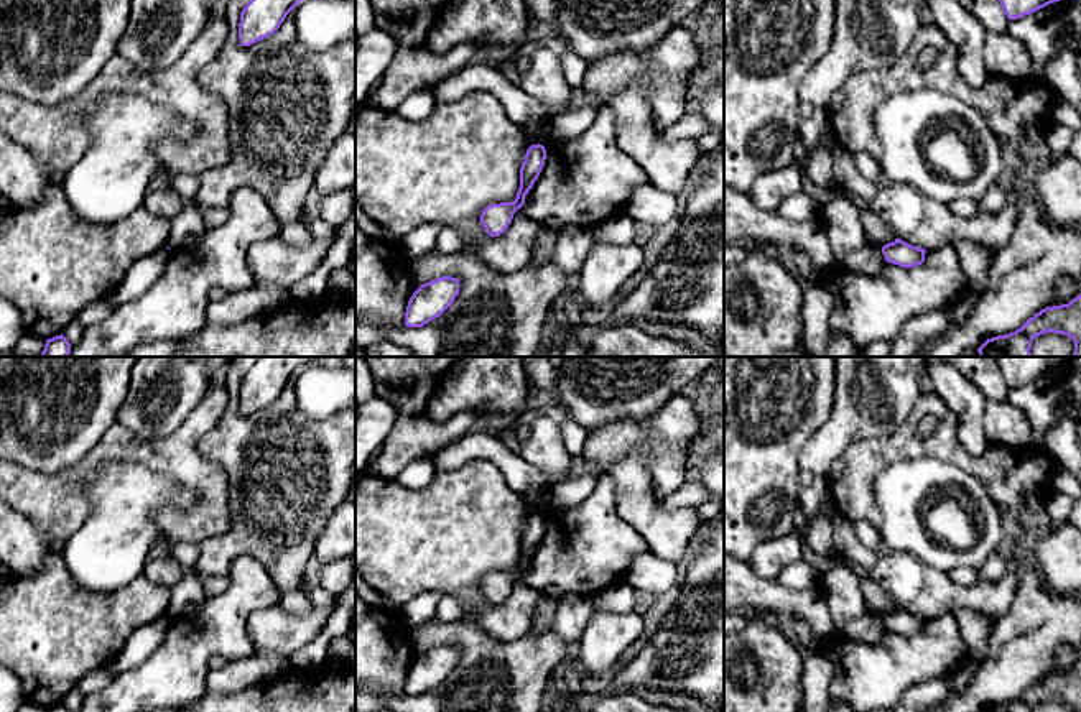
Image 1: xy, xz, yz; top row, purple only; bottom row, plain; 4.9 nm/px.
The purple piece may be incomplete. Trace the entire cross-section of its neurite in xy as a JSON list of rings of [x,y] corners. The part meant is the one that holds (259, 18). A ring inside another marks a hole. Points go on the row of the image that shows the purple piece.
[[[250,0],[240,13],[240,44],[250,46],[273,35],[299,2],[301,0]]]

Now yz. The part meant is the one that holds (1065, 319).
[[[1081,296],[1042,309],[1015,332],[987,339],[977,352],[979,357],[1032,357],[1033,339],[1045,332],[1068,335],[1074,342],[1073,357],[1081,357]]]

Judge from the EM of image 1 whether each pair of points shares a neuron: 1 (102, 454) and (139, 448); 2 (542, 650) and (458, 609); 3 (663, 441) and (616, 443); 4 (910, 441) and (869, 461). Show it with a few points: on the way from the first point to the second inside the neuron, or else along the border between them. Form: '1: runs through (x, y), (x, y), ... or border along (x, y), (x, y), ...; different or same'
1: runs through (111, 448), (130, 448); same
2: border along (431, 619), (438, 622), (463, 620); different
3: runs through (652, 436), (627, 436); same
4: runs through (900, 444), (879, 453); same

